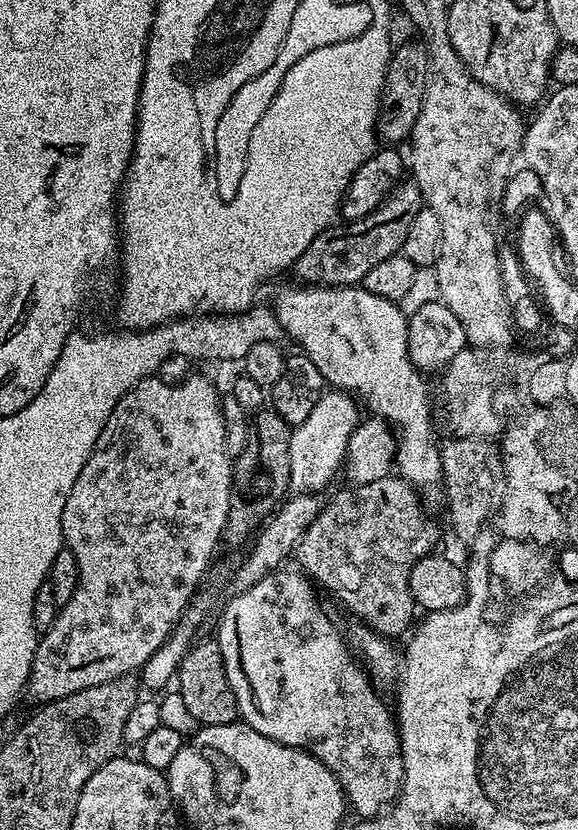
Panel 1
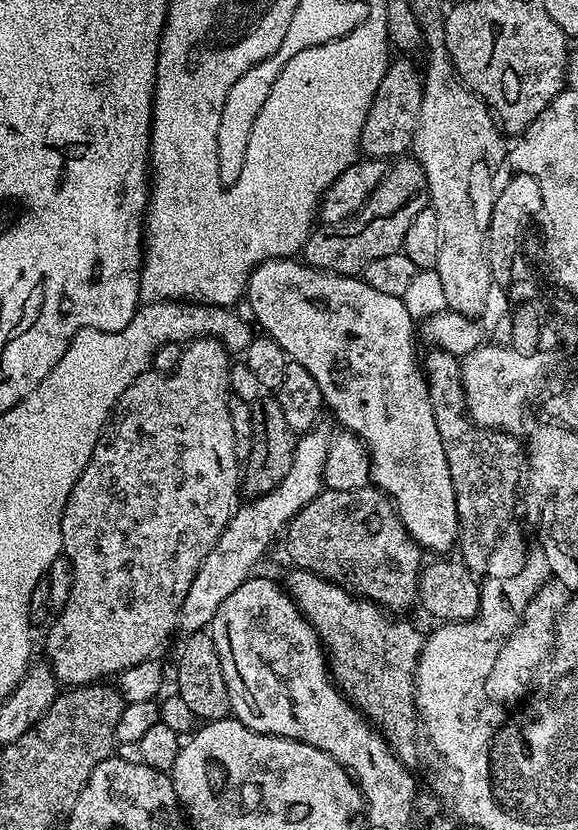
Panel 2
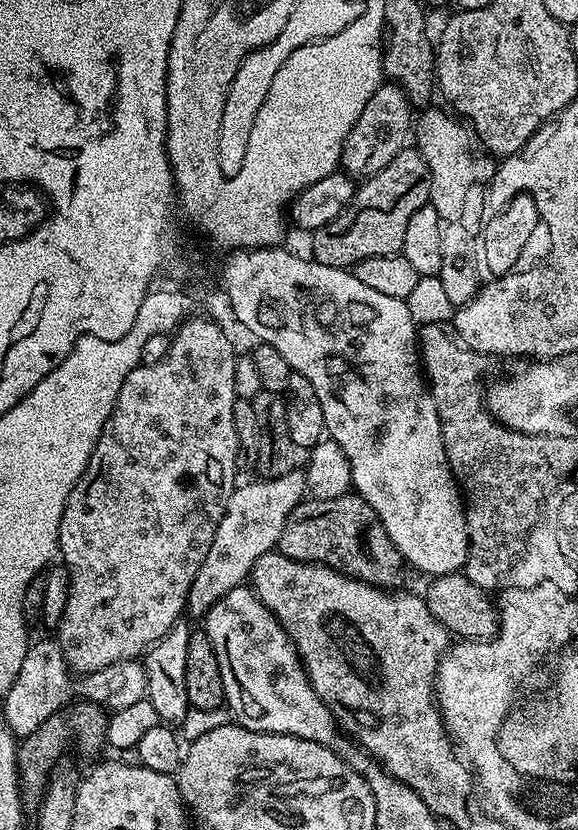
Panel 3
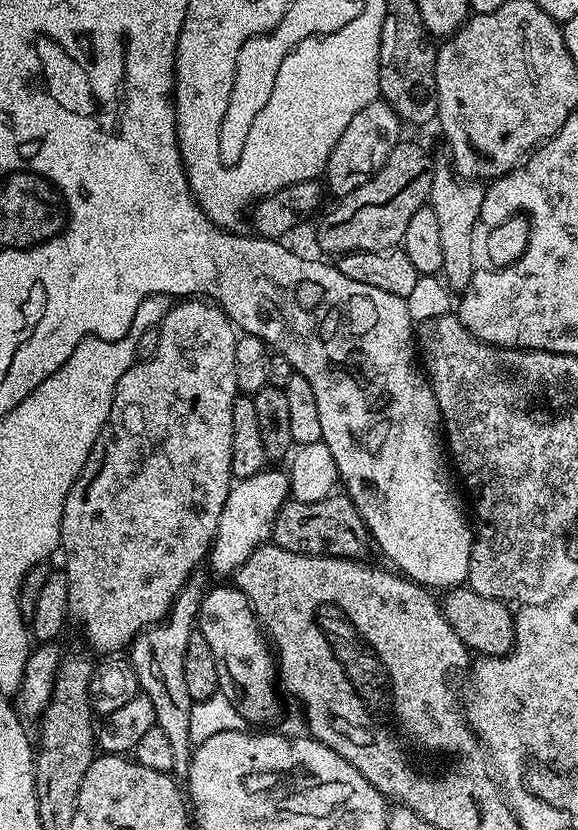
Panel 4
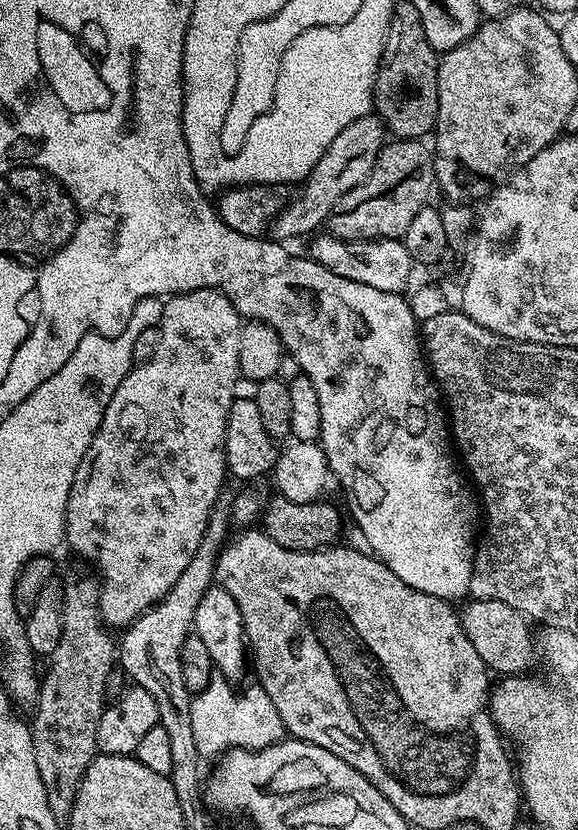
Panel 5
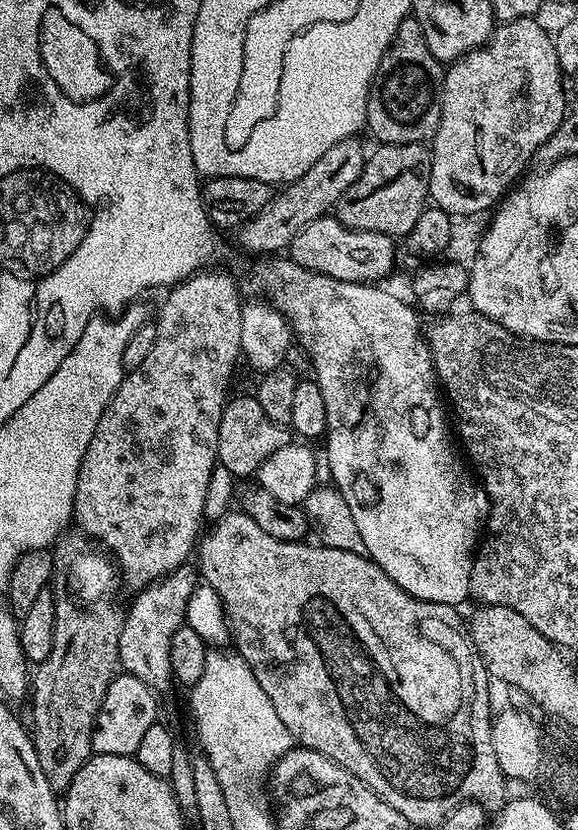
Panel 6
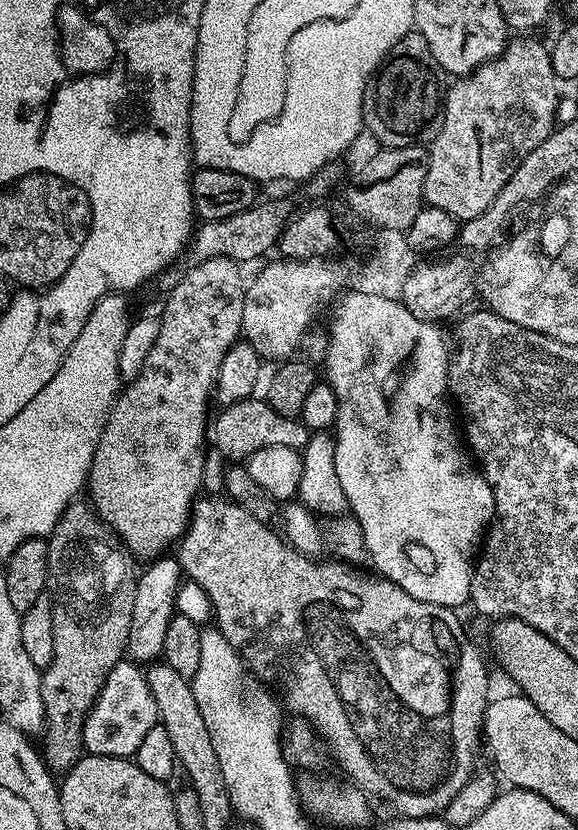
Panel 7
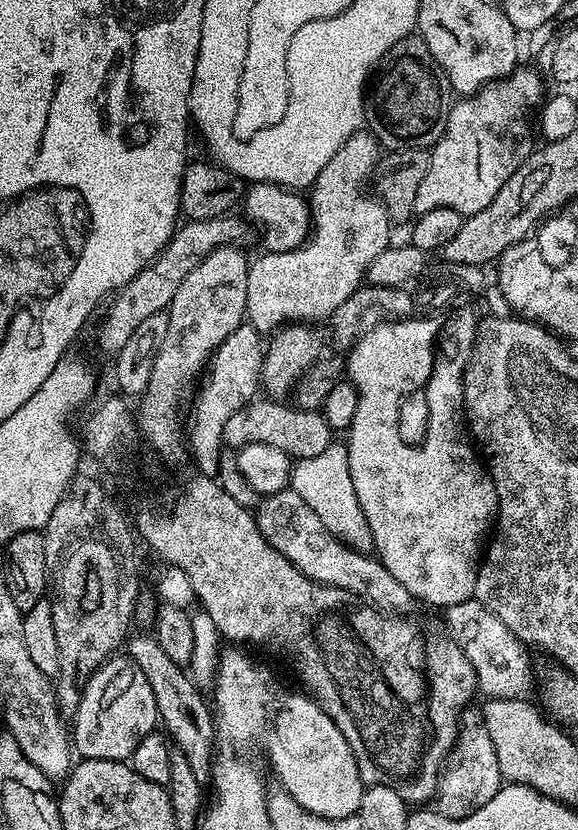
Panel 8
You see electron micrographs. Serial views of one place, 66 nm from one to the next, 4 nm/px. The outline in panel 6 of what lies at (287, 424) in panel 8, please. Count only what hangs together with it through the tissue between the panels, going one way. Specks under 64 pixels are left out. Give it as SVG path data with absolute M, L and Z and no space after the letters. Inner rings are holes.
M233 395L222 410L216 458L219 464L226 466L226 470L230 470L230 474L238 478L252 478L259 473L262 462L274 454L274 450L282 450L282 446L293 443L293 440L293 433L288 428L266 418L266 410L258 406L255 395Z

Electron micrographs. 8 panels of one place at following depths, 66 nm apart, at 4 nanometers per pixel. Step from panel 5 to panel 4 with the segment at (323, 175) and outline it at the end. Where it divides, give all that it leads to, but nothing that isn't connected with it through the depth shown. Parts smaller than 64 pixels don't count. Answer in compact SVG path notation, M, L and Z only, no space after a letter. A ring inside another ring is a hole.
M377 98L370 102L370 106L362 106L362 110L358 110L358 114L350 118L350 126L346 126L342 138L334 142L334 150L330 150L328 165L323 170L323 175L328 176L327 191L331 195L333 192L334 197L341 198L367 182L390 158L391 151L402 140L400 128L402 129L400 115L384 99Z

